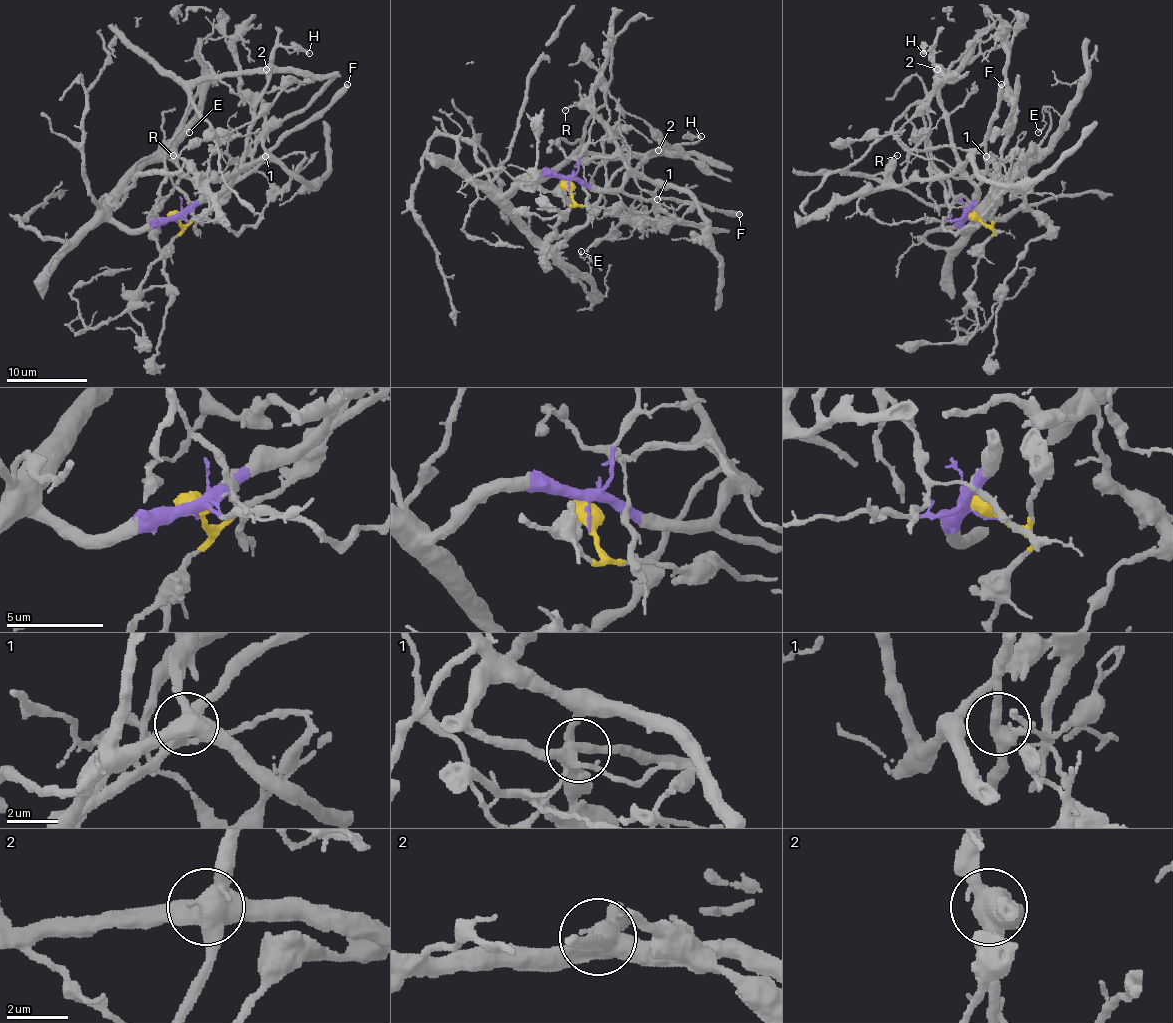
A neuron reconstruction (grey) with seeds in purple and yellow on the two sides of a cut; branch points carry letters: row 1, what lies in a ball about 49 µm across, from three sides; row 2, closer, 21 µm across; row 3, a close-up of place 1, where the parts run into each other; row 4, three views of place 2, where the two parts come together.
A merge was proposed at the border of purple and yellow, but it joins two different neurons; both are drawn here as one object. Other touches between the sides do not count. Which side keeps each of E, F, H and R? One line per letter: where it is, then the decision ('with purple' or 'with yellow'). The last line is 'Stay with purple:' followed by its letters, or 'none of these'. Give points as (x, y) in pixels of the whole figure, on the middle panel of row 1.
E: place (581, 251); with purple
F: place (739, 214); with purple
H: place (701, 136); with purple
R: place (565, 110); with purple
Stay with purple: E, F, H, R

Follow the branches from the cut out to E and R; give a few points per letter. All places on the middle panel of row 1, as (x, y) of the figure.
E: (567, 184), (555, 176), (525, 176), (504, 199), (559, 261), (587, 274), (589, 255), (583, 257), (581, 251)
R: (567, 184), (583, 180), (596, 188), (618, 188), (624, 176), (620, 146), (591, 109), (587, 105), (565, 109)

